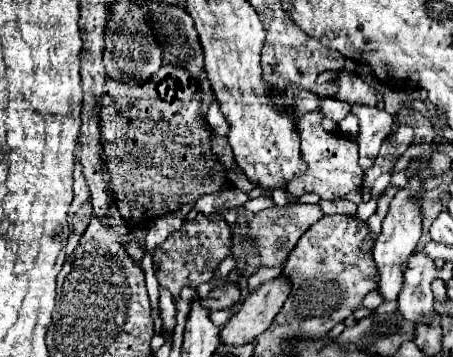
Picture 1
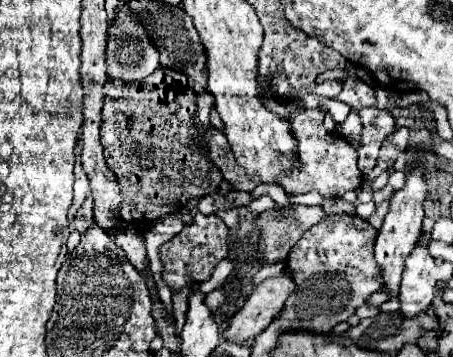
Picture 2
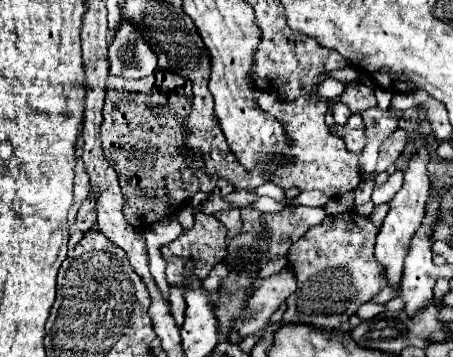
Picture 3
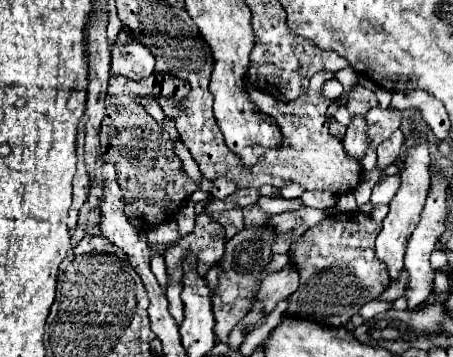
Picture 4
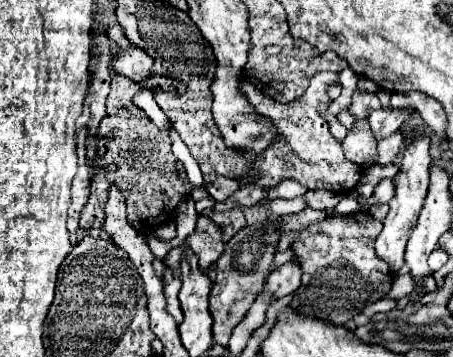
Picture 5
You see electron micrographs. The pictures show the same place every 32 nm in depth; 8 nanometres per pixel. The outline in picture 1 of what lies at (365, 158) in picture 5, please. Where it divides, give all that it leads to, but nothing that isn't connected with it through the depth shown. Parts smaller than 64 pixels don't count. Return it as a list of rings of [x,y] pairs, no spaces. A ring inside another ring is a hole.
[[[348,114],[348,116],[338,124],[338,128],[340,128],[340,132],[342,132],[342,134],[346,134],[346,136],[348,136],[348,138],[352,138],[352,140],[356,140],[358,130],[360,130],[358,120],[356,120],[356,116],[354,116],[354,114]]]

